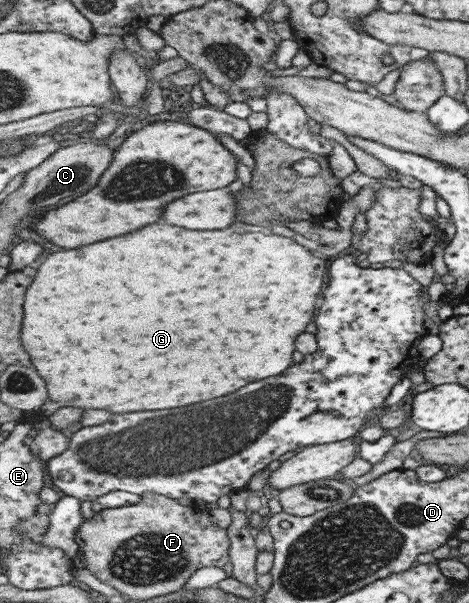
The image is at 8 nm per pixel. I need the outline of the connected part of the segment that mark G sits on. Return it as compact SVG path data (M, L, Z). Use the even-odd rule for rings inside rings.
M150 224L140 232L132 232L128 236L120 236L116 240L104 240L98 244L90 244L76 250L54 252L40 266L40 272L34 276L34 284L26 294L26 318L24 318L21 339L24 340L26 352L32 354L34 366L40 376L48 382L51 398L40 408L44 416L50 417L55 411L64 406L76 408L100 408L110 412L142 412L142 410L168 410L190 406L198 402L206 402L212 398L220 398L244 388L250 382L264 380L282 375L288 367L294 364L296 334L300 336L308 322L314 321L317 312L316 300L320 290L324 288L328 276L326 262L316 258L311 250L298 244L293 237L274 234L268 227L252 224L234 224L226 230L208 230L196 232L188 228L178 228L170 224Z

